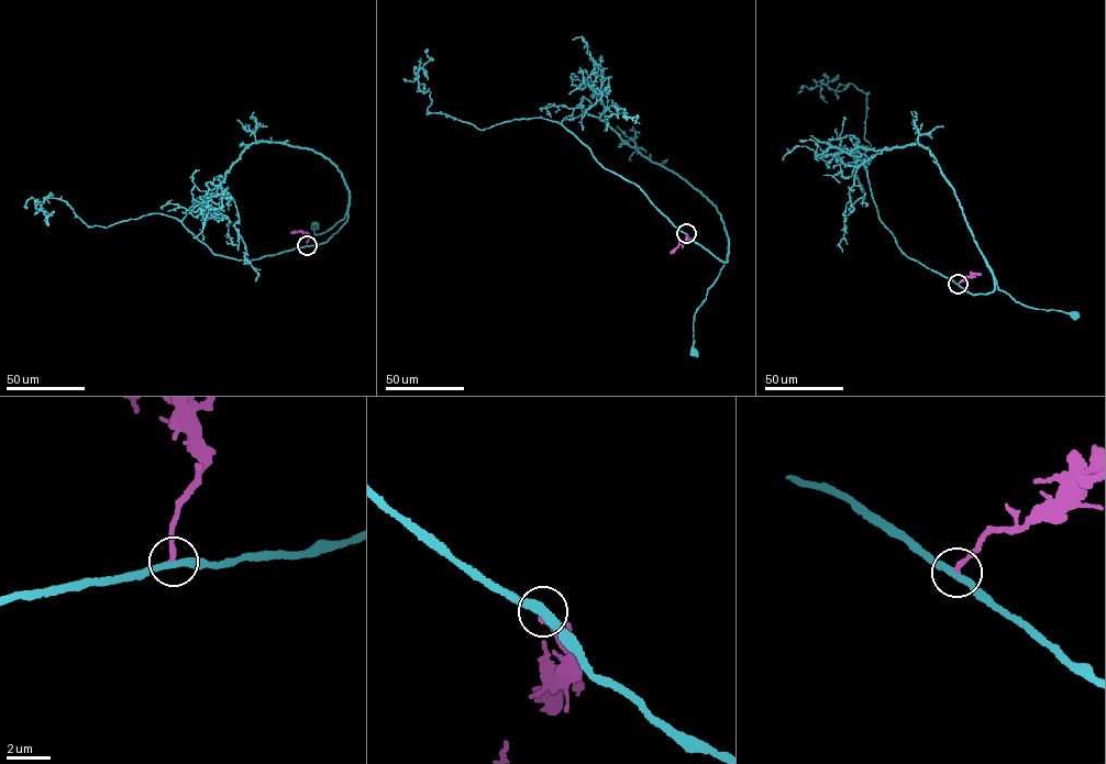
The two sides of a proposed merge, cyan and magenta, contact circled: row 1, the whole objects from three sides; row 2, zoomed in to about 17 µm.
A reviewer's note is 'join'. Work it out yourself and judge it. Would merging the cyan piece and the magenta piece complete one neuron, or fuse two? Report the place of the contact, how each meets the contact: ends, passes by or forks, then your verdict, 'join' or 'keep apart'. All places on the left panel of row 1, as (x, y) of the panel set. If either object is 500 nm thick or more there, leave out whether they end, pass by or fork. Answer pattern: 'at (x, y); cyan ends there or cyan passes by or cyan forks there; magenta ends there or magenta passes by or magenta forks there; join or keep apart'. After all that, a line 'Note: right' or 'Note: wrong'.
at (307, 245); cyan passes by; magenta ends there; keep apart
Note: wrong

